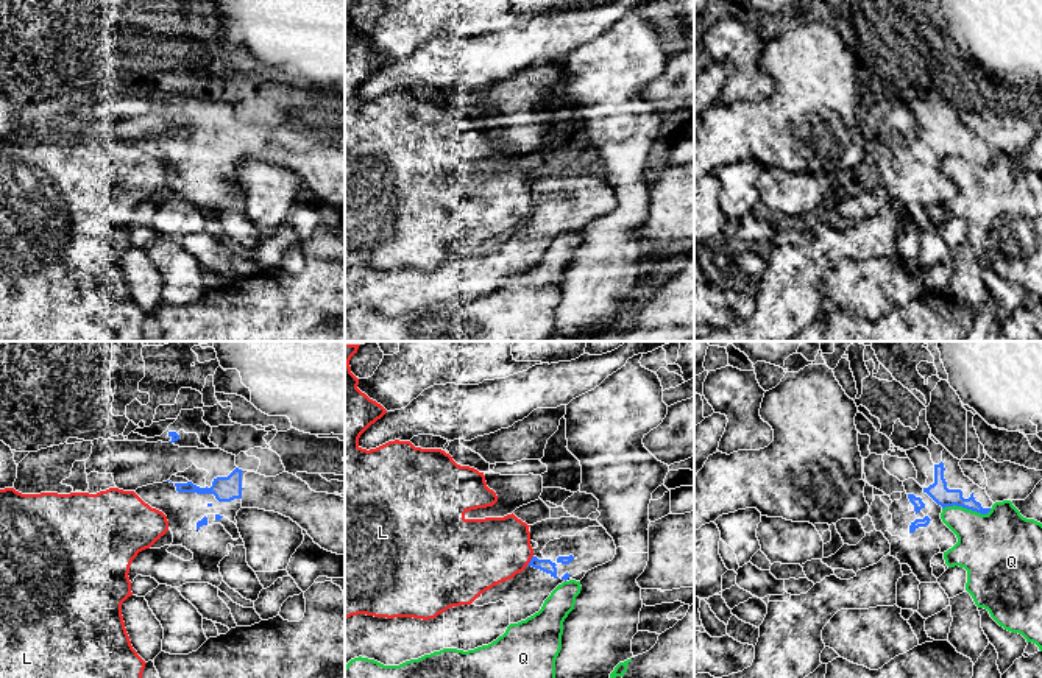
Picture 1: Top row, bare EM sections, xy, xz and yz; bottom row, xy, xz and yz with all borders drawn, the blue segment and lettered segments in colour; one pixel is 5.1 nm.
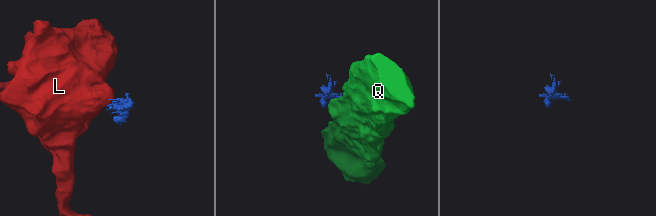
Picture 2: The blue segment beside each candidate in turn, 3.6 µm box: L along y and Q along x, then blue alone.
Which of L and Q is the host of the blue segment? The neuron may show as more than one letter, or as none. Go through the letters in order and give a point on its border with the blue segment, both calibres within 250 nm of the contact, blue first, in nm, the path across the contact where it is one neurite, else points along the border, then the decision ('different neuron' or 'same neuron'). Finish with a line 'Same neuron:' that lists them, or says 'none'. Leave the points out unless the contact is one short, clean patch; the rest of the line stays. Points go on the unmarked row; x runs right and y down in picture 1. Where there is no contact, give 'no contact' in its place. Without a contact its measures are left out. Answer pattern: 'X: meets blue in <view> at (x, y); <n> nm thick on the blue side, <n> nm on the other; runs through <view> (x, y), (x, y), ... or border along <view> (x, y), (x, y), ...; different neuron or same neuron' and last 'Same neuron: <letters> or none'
L: meets blue in xz at (531, 212); 70 nm thick on the blue side, 360 nm on the other; border along xz (532, 206), (526, 217); different neuron
Q: meets blue in yz at (967, 159); 100 nm thick on the blue side, 360 nm on the other; border along yz (942, 158), (961, 156), (981, 164), (991, 161); different neuron
Same neuron: none

